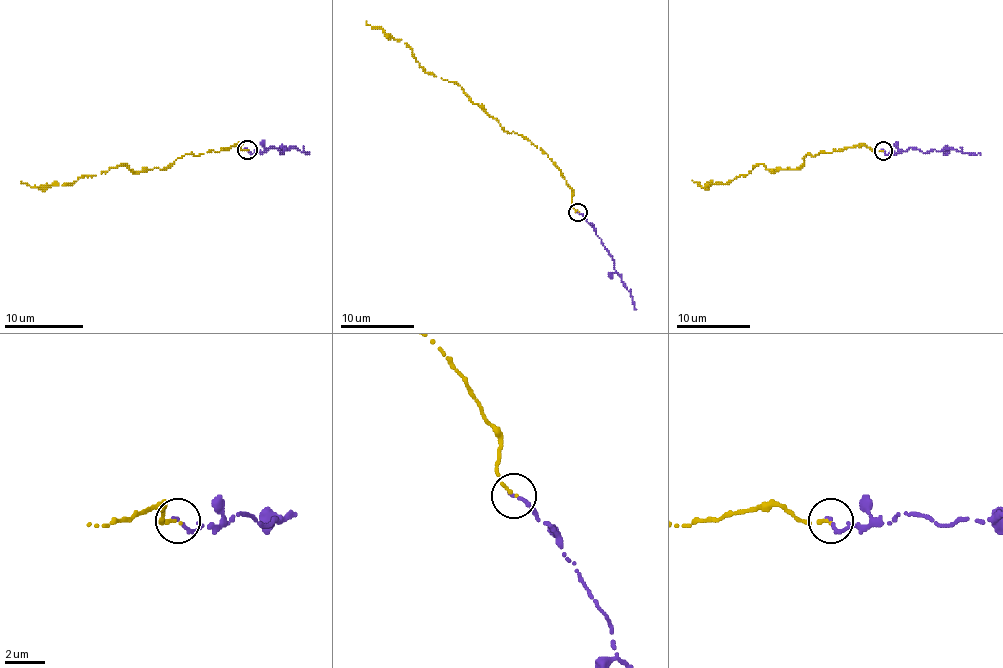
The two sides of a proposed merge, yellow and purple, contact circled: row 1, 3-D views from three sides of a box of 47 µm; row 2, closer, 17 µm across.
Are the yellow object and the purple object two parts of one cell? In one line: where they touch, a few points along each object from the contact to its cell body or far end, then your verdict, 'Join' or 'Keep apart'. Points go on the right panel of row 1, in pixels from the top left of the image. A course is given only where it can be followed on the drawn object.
Place: (883, 150). Course of yellow: (883, 151), (859, 143), (806, 154), (797, 169), (771, 171), (758, 164), (727, 184), (701, 188), (692, 180). Course of purple: (883, 151), (888, 154), (910, 147), (923, 153), (932, 149), (956, 149), (980, 154). Join

